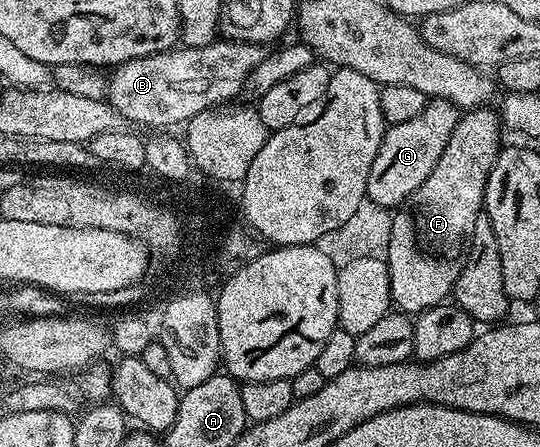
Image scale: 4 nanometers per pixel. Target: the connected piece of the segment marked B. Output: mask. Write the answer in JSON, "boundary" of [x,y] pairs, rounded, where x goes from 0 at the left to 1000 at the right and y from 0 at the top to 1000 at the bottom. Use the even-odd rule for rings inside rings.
{"boundary":[[[404,87],[376,105],[344,101],[322,105],[287,123],[243,132],[207,157],[202,172],[198,224],[219,244],[220,257],[231,264],[233,273],[256,271],[261,280],[291,280],[283,284],[320,284],[313,280],[335,284],[378,244],[415,237],[419,230],[430,228],[433,224],[430,217],[439,206],[446,208],[452,201],[459,168],[472,157],[480,141],[487,139],[493,121],[494,110],[489,101]]]}

